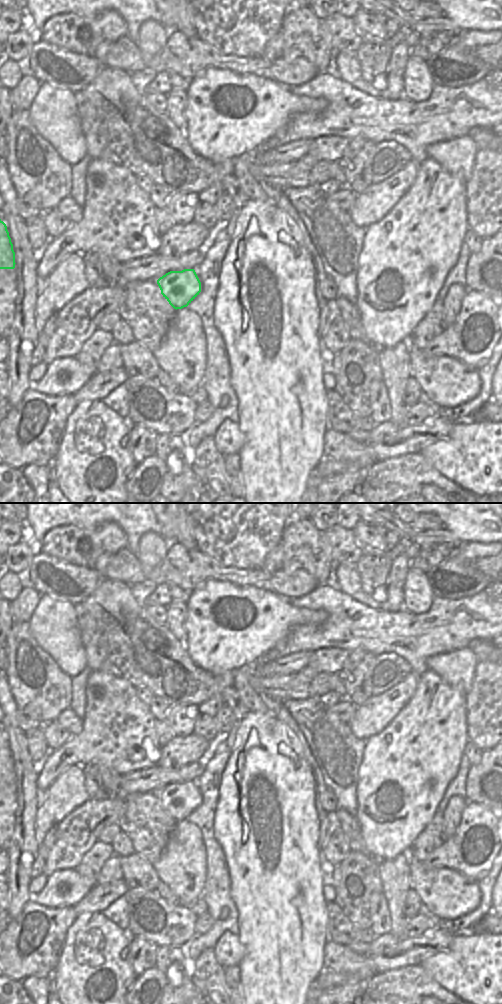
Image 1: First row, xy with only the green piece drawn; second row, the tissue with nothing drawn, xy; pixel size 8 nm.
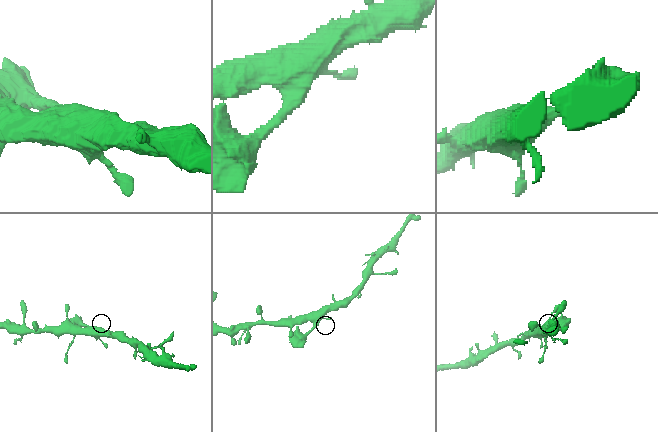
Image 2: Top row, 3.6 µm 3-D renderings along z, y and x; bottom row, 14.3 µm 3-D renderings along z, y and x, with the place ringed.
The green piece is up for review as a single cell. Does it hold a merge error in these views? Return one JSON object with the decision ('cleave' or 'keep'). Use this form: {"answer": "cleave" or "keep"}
{"answer": "keep"}

